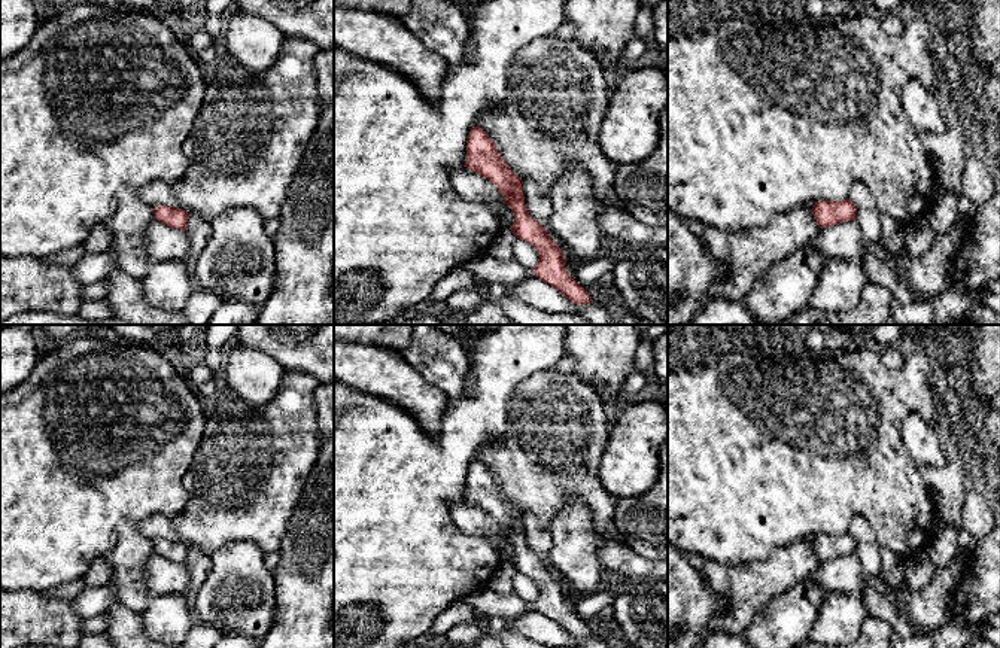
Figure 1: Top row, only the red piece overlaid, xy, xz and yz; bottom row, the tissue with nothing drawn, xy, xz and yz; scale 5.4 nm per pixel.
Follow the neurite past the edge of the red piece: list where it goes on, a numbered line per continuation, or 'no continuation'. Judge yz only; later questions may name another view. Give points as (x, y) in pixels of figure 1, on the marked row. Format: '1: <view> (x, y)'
no continuation

